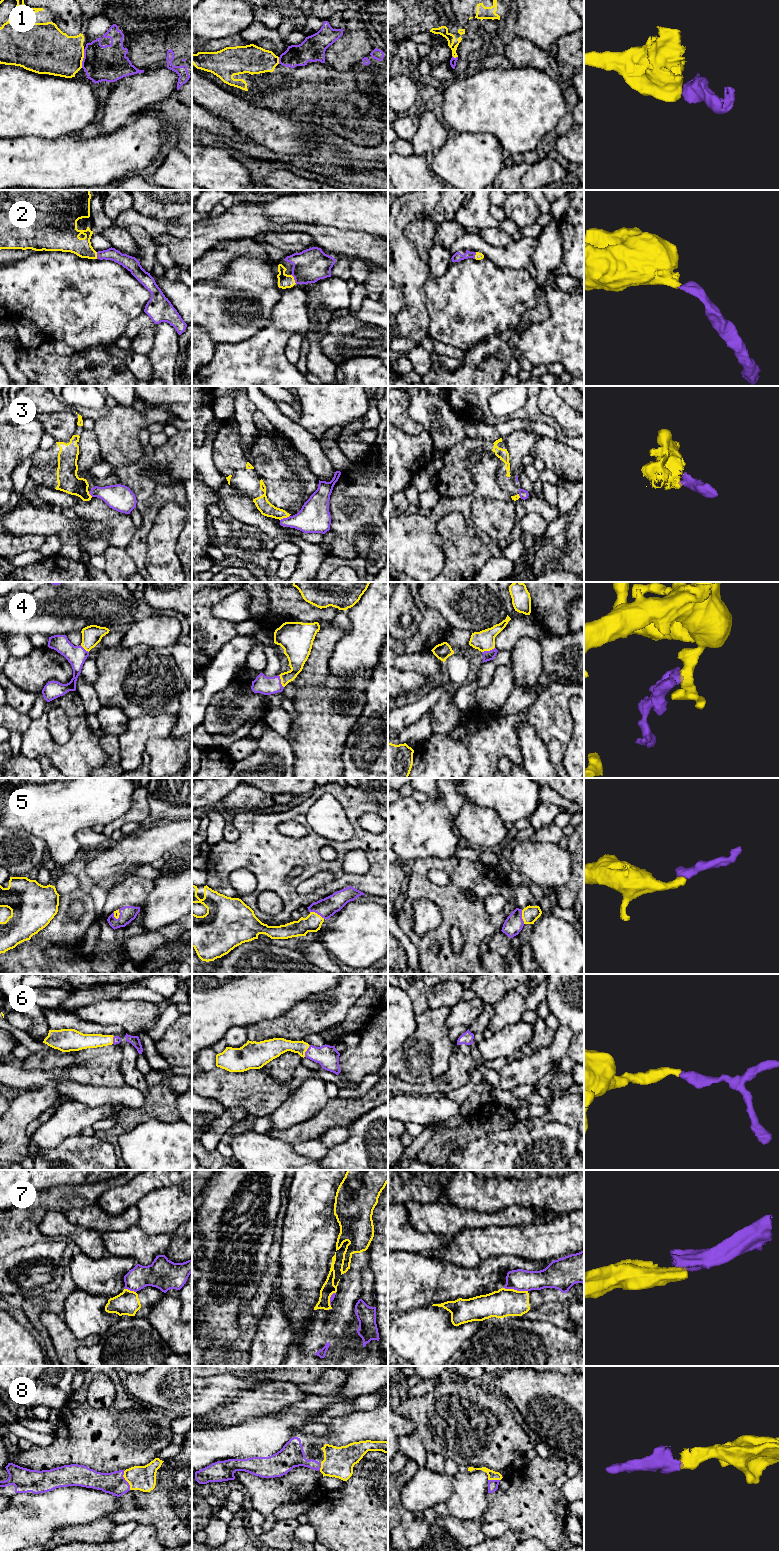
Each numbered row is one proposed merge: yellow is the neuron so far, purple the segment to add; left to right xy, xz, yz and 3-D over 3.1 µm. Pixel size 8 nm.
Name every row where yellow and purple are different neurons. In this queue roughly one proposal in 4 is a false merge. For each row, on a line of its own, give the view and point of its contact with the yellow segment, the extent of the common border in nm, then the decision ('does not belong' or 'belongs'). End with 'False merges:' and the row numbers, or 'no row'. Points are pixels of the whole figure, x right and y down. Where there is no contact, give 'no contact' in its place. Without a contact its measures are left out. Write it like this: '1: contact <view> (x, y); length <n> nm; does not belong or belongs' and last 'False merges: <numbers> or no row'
1: contact xy (83, 57); length 150 nm; does not belong
2: contact xz (293, 279); length 90 nm; belongs
3: contact xz (284, 517); length 90 nm; does not belong
4: contact yz (488, 650); length 110 nm; belongs
5: contact xz (316, 913); length 130 nm; belongs
6: contact xz (306, 1050); length 110 nm; belongs
7: contact yz (516, 1290); length 190 nm; does not belong
8: contact xy (125, 1479); length 170 nm; belongs
False merges: 1, 3, 7

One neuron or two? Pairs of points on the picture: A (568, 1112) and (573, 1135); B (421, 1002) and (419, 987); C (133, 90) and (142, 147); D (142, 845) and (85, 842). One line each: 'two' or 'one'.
A: two
B: one
C: two
D: two

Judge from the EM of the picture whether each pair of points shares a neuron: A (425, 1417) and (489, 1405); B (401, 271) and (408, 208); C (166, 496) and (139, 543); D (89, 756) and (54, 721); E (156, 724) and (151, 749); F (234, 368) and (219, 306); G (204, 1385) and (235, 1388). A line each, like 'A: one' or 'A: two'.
A: one
B: one
C: one
D: two
E: two
F: two
G: one

